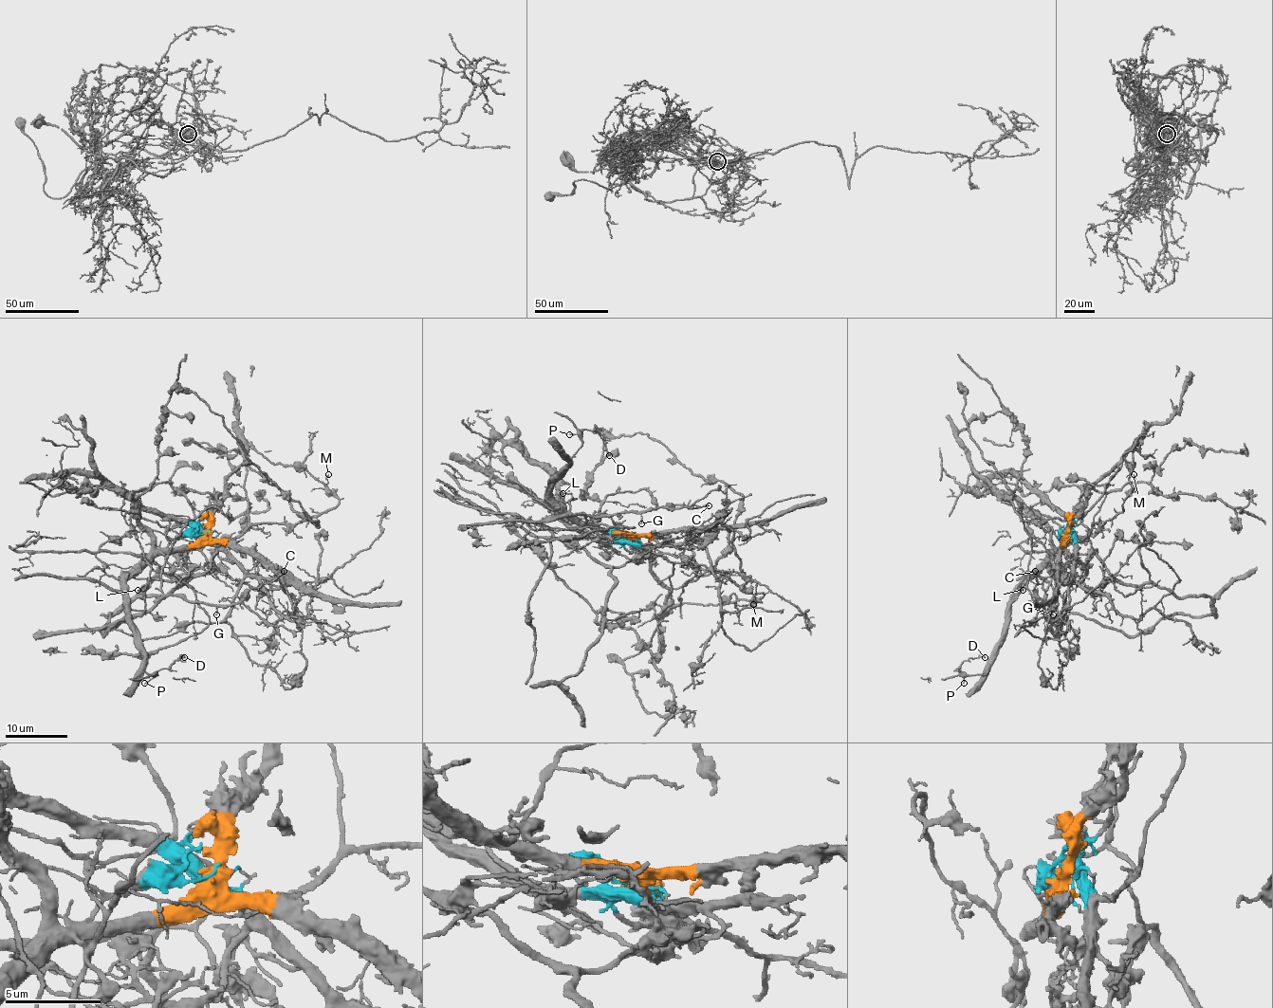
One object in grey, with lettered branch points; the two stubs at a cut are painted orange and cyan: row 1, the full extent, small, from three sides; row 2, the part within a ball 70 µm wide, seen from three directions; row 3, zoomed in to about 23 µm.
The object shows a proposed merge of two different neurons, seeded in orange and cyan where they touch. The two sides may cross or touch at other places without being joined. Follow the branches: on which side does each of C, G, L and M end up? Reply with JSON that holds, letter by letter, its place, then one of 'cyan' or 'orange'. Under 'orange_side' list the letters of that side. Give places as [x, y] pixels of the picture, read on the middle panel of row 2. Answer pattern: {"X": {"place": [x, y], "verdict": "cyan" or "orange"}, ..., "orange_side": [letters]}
{"C": {"place": [709, 505], "verdict": "orange"}, "G": {"place": [641, 523], "verdict": "orange"}, "L": {"place": [562, 493], "verdict": "orange"}, "M": {"place": [753, 604], "verdict": "cyan"}, "orange_side": ["C", "G", "L"]}

